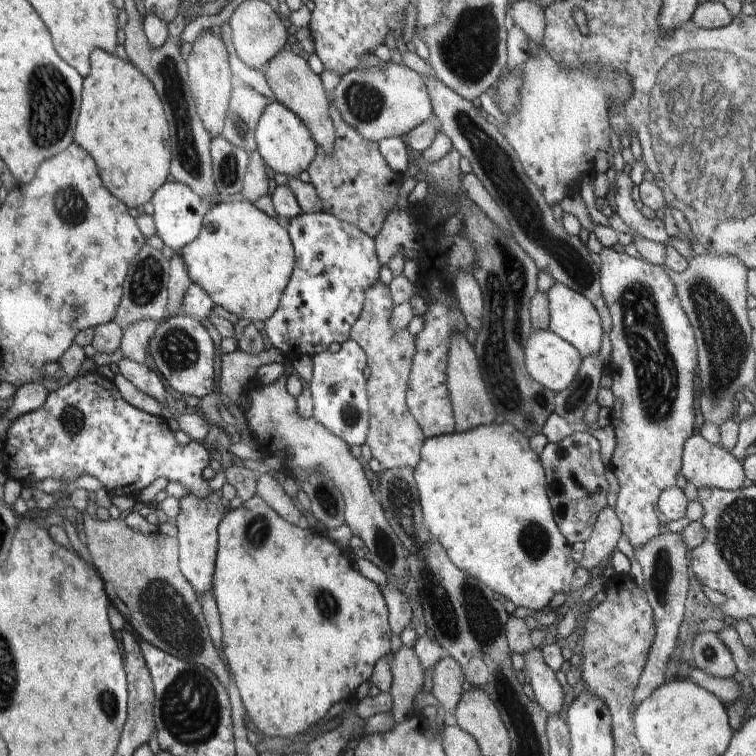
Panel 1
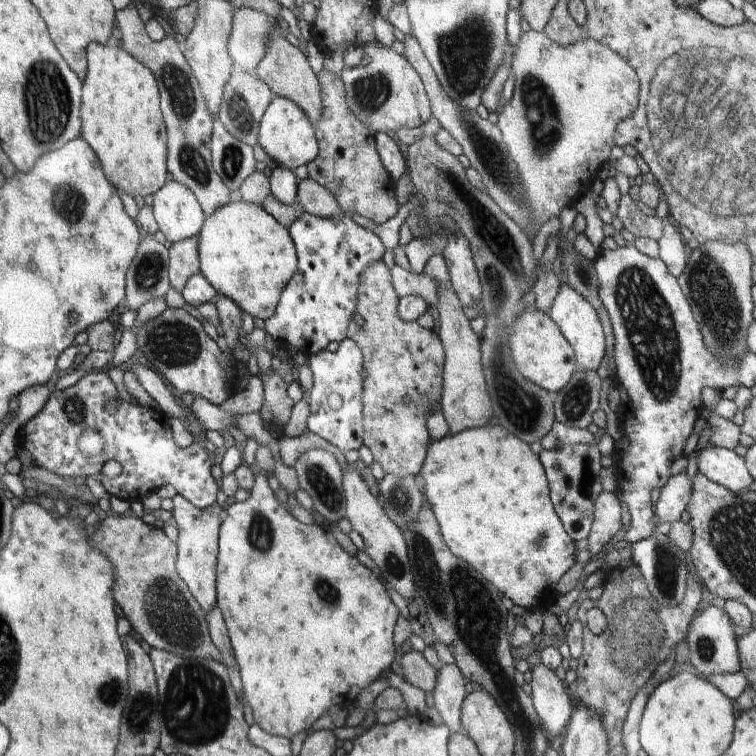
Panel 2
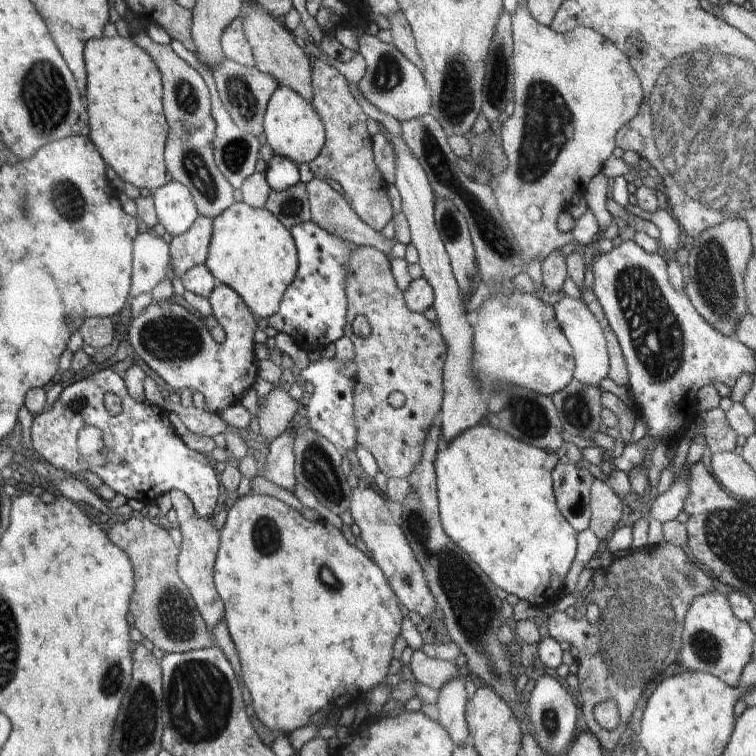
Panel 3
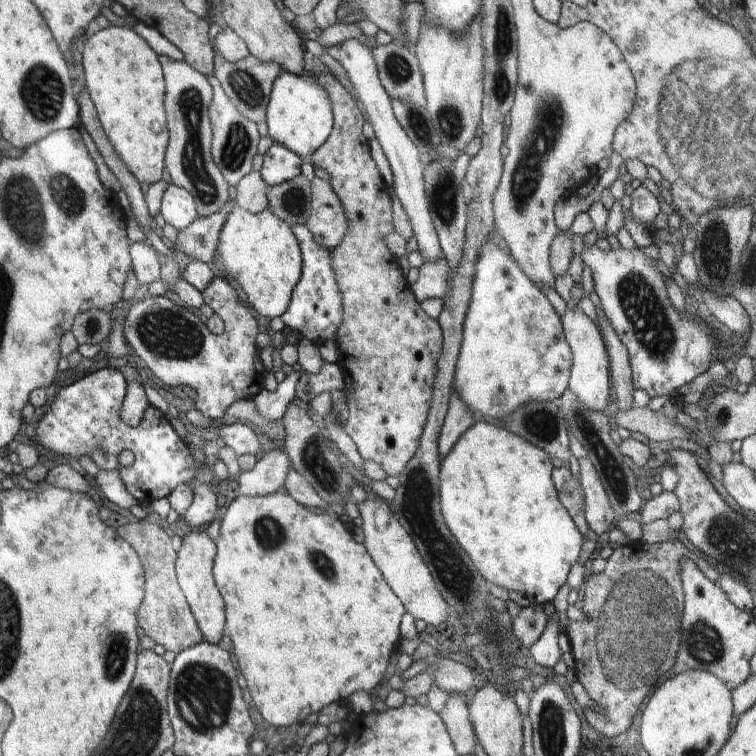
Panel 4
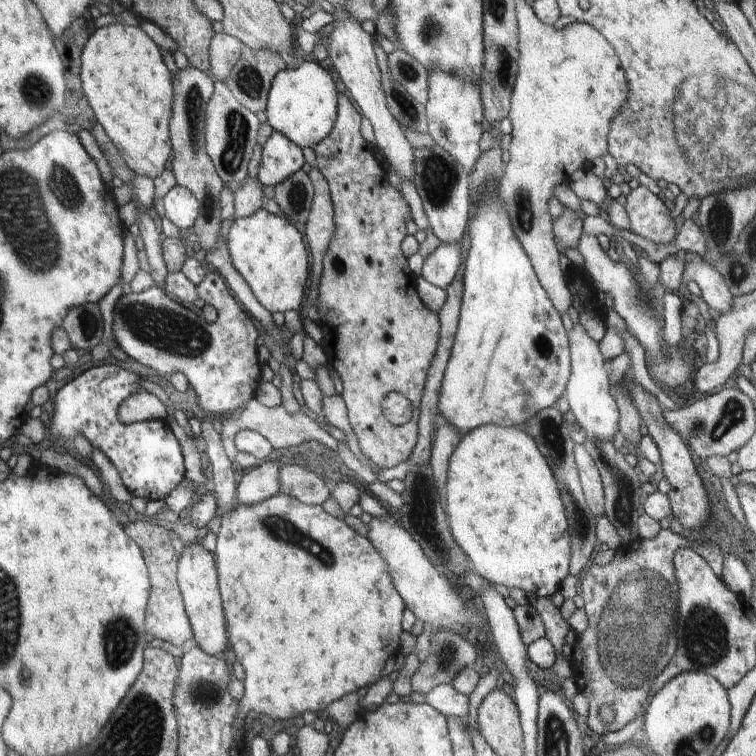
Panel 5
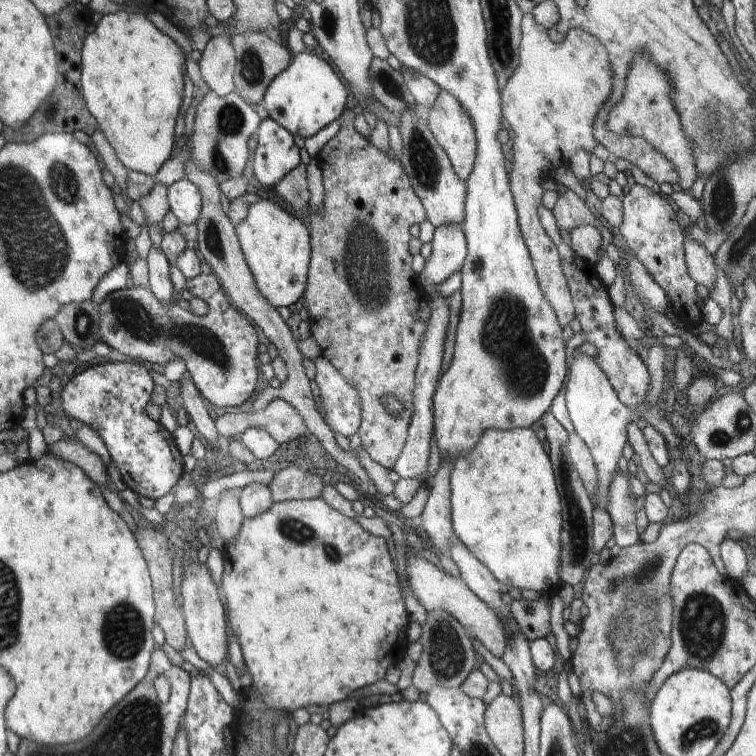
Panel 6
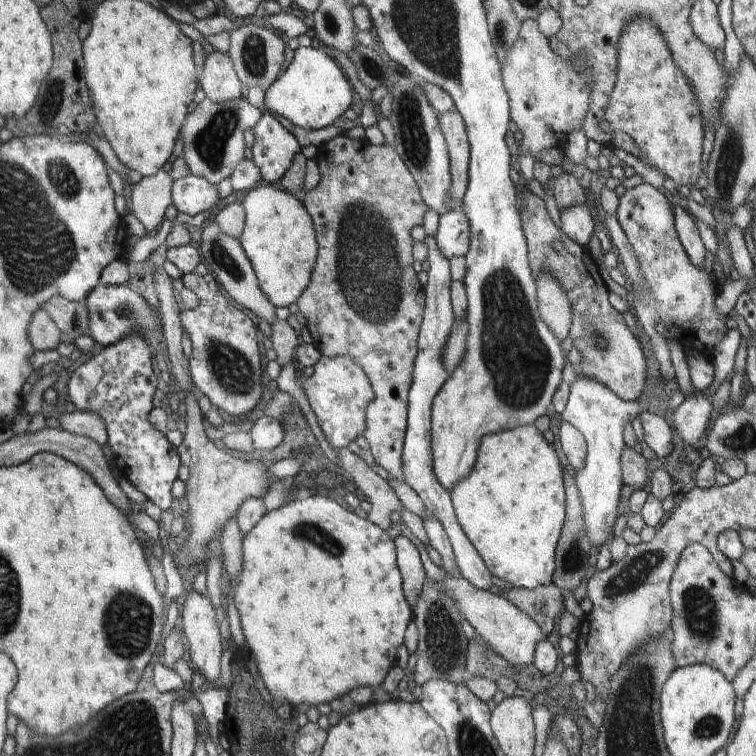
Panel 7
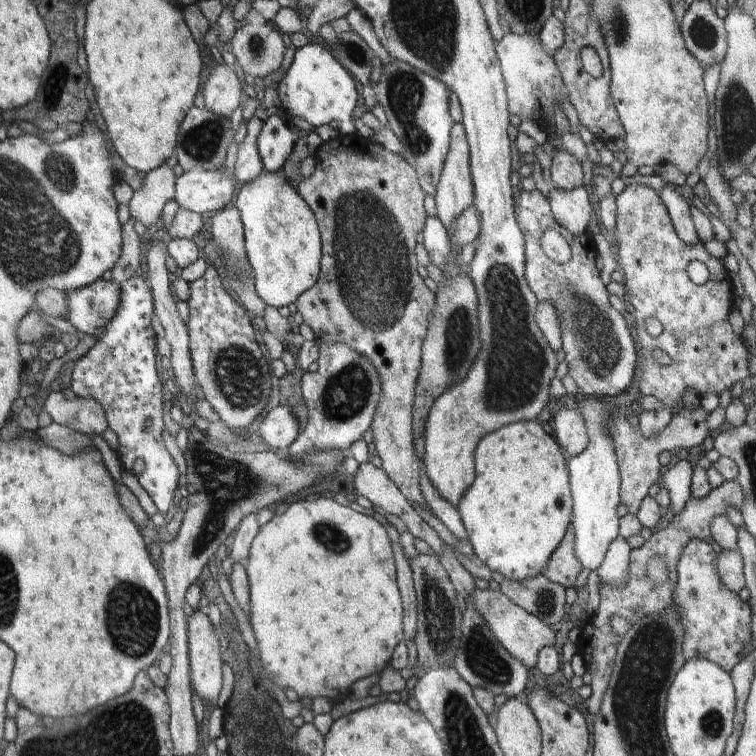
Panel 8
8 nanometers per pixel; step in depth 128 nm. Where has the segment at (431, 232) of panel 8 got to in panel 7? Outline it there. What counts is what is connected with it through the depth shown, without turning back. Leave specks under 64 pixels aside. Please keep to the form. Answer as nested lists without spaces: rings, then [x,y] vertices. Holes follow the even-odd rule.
[[[426,237],[428,264],[428,282],[423,286],[425,292],[425,309],[419,337],[417,338],[417,355],[413,368],[413,381],[407,398],[407,429],[402,451],[403,481],[416,492],[425,504],[425,508],[442,523],[451,542],[459,574],[477,589],[488,591],[492,586],[492,574],[486,568],[485,562],[472,546],[462,527],[458,524],[451,501],[450,490],[440,484],[433,469],[433,454],[431,451],[431,406],[434,397],[442,388],[443,382],[449,377],[444,368],[441,356],[455,325],[451,303],[451,282],[449,260],[439,252],[435,237]]]

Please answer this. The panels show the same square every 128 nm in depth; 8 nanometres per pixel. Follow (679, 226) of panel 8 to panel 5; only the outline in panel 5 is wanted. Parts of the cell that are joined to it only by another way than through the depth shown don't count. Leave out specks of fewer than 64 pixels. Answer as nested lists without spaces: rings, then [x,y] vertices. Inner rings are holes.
[[[698,256],[685,264],[684,284],[691,280],[700,287],[700,296],[709,308],[713,308],[720,315],[728,314],[733,309],[735,296],[726,286],[724,277],[716,268]]]

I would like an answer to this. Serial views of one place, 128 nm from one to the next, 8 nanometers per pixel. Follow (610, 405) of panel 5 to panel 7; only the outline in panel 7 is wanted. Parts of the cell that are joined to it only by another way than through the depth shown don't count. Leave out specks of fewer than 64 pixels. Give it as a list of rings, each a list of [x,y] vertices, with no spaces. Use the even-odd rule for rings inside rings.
[[[577,374],[569,386],[569,397],[562,420],[574,425],[583,435],[587,444],[587,457],[583,467],[576,471],[575,481],[582,497],[585,532],[591,547],[600,547],[612,532],[618,517],[618,501],[623,486],[621,456],[624,452],[624,426],[644,413],[643,404],[647,398],[642,396],[636,401],[625,401],[616,396],[607,386],[586,375]]]

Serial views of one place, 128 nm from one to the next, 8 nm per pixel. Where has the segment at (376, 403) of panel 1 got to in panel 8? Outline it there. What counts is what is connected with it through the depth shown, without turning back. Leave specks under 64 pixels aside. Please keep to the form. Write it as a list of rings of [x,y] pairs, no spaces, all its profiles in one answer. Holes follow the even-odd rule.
[[[359,134],[340,136],[338,140],[332,140],[332,144],[323,144],[318,150],[316,150],[315,158],[315,170],[308,176],[308,178],[302,178],[295,183],[296,190],[302,199],[308,204],[308,207],[314,212],[318,229],[321,235],[321,274],[318,278],[318,282],[306,290],[298,300],[296,300],[296,308],[302,315],[304,323],[306,323],[314,333],[315,341],[324,344],[346,344],[350,348],[354,348],[354,352],[370,358],[370,363],[374,364],[374,368],[377,370],[379,381],[381,382],[381,398],[379,400],[376,412],[373,416],[371,424],[371,431],[373,434],[374,448],[377,450],[380,460],[382,460],[381,469],[390,477],[390,480],[398,487],[398,490],[411,502],[415,502],[425,509],[431,512],[431,509],[427,506],[424,500],[423,492],[419,487],[419,472],[422,468],[422,462],[416,456],[413,441],[413,416],[411,410],[413,409],[413,396],[415,393],[415,386],[419,379],[420,369],[422,366],[422,348],[423,341],[426,338],[428,331],[428,318],[434,310],[435,293],[431,292],[424,283],[424,278],[417,272],[418,260],[416,259],[415,248],[417,247],[418,240],[416,240],[417,234],[422,232],[425,226],[427,213],[425,210],[425,195],[422,191],[420,182],[418,181],[418,172],[406,162],[404,156],[400,156],[399,153],[393,153],[380,144],[376,144],[370,139],[361,137]]]

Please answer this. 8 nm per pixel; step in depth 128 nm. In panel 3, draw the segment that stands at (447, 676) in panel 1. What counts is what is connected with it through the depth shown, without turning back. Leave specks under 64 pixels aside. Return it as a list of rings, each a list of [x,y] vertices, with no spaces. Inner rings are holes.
[[[464,678],[448,679],[448,682],[439,688],[436,703],[439,723],[458,746],[472,744],[465,715],[468,696],[464,684]]]

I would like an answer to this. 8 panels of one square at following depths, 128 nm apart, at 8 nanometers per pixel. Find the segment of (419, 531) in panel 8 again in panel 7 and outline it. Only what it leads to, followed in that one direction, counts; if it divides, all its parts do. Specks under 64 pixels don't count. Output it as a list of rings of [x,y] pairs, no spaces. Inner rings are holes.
[[[333,448],[339,454],[338,466],[344,468],[348,472],[354,484],[366,494],[367,500],[372,505],[366,519],[373,522],[380,529],[387,531],[393,526],[390,519],[392,512],[401,513],[401,502],[388,484],[374,471],[374,467],[369,466],[359,455],[355,455],[349,449]]]

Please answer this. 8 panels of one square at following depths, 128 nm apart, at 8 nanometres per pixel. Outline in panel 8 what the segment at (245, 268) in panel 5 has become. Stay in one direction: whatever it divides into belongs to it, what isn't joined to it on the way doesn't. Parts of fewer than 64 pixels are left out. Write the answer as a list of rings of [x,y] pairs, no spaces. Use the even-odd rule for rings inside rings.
[[[280,168],[278,172],[263,171],[256,180],[244,184],[238,196],[236,195],[235,208],[243,224],[246,255],[254,270],[258,297],[267,306],[276,309],[295,304],[306,290],[310,290],[318,282],[321,274],[321,235],[314,212],[298,194],[296,185],[286,180],[284,168]]]

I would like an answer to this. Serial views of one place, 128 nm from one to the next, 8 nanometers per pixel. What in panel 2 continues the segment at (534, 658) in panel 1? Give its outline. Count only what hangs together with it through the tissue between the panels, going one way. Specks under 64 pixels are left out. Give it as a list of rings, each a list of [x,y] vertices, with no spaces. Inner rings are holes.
[[[538,663],[531,670],[533,707],[540,717],[548,737],[562,734],[572,714],[572,704],[566,686],[544,663]]]

